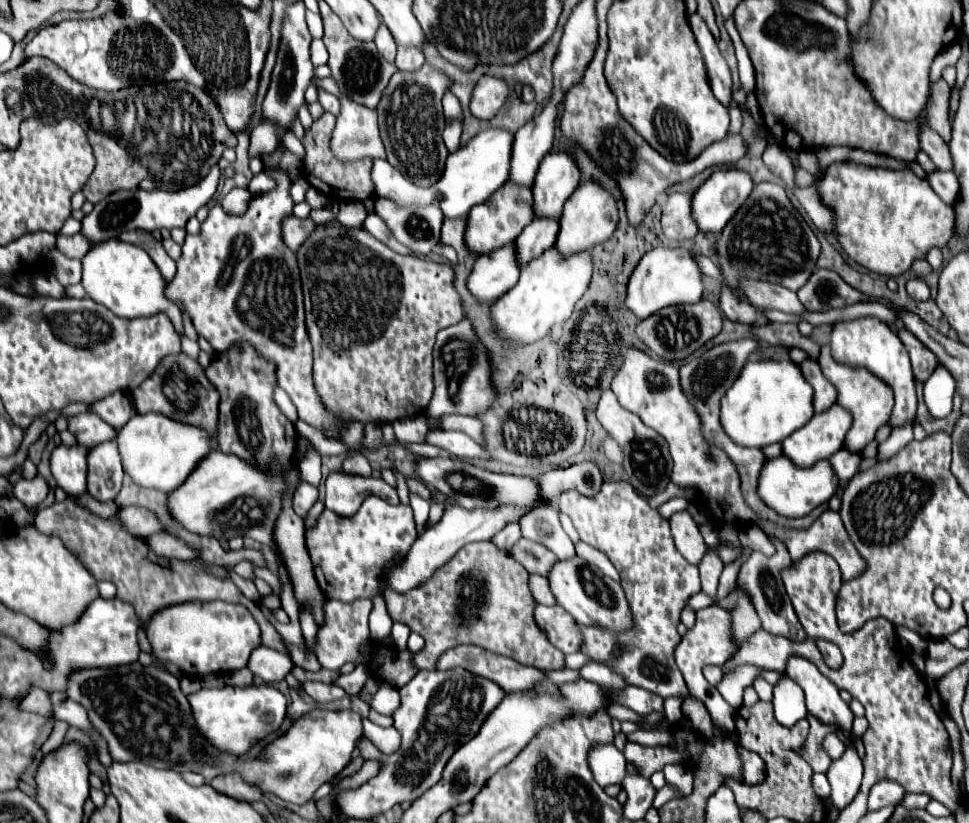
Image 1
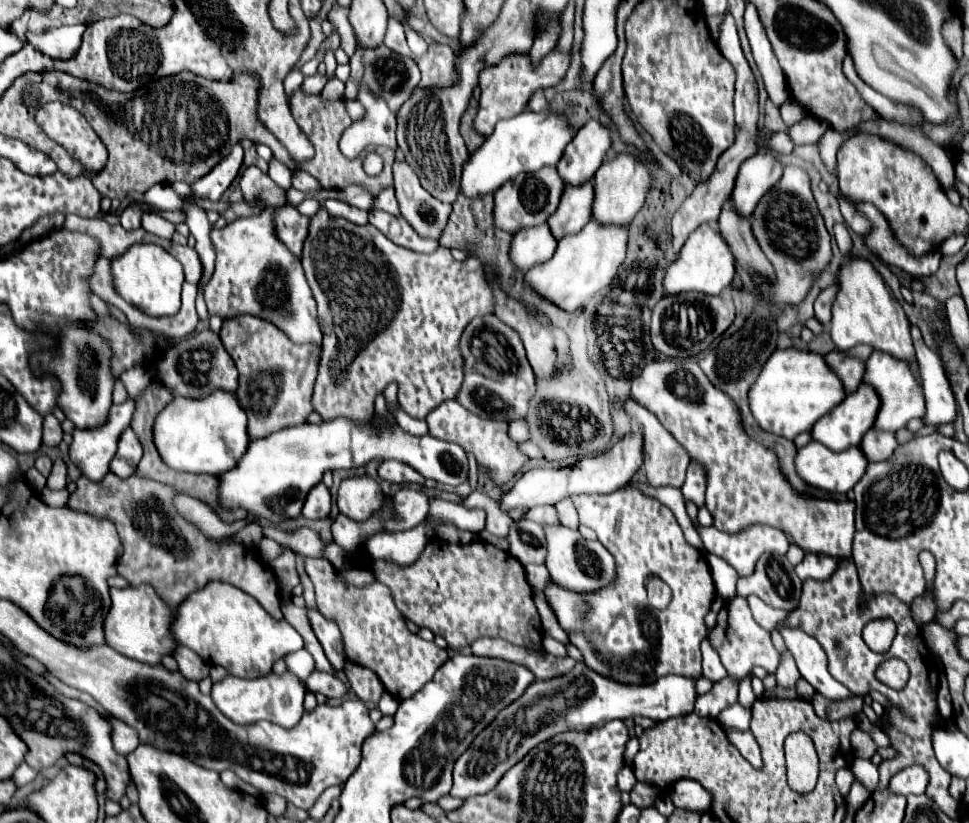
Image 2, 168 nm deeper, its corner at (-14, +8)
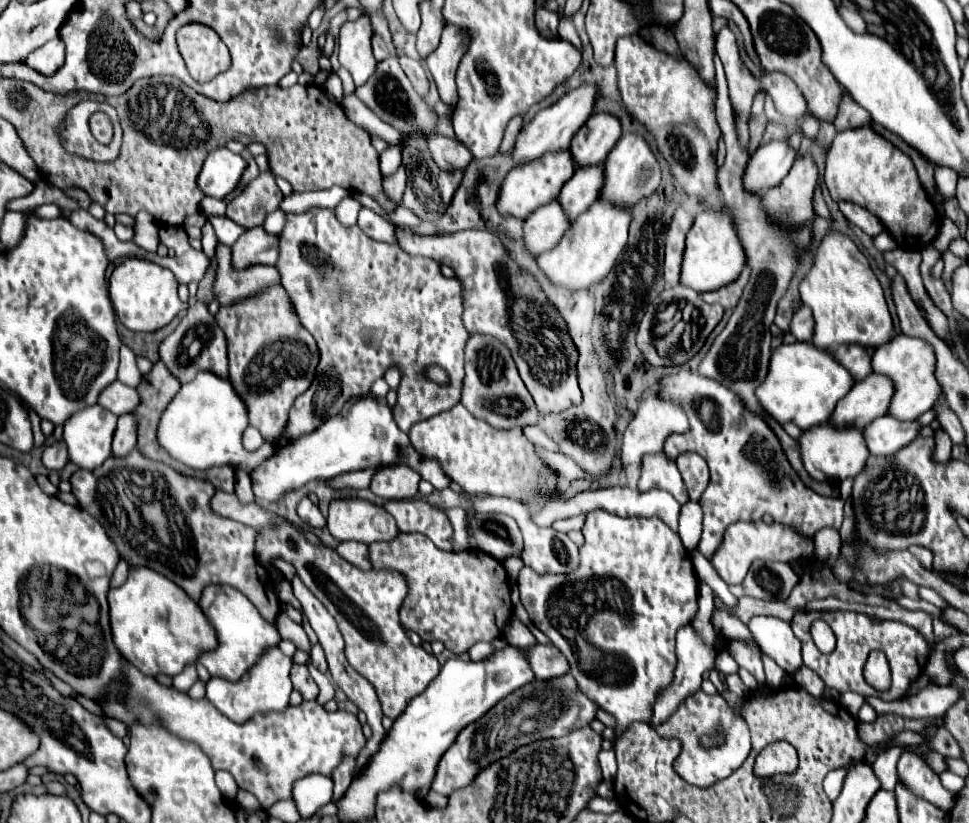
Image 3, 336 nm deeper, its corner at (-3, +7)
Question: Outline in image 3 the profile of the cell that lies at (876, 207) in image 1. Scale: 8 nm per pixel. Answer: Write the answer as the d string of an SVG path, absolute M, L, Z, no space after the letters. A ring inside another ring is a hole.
M869 126L843 130L835 136L827 154L823 180L835 202L849 200L875 214L901 248L923 250L937 236L937 220L929 222L925 218L937 216L937 210L921 186L911 158L875 134Z

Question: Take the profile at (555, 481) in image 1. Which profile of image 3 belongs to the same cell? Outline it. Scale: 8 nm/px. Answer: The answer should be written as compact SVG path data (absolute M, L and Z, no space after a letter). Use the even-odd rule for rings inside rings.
M651 392L647 398L641 400L635 418L629 422L625 436L623 436L623 464L639 464L643 454L657 454L663 450L663 442L671 434L683 434L689 430L687 414L683 414L683 408L679 404L673 404L671 400L665 400L659 396L659 392Z

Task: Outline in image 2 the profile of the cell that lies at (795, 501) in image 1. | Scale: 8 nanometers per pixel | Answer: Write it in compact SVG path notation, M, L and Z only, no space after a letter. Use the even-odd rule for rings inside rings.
M810 441L806 447L798 449L796 453L796 459L794 459L794 465L796 465L796 473L798 477L810 485L810 487L816 487L816 489L822 489L822 491L828 491L828 493L848 493L862 477L862 473L866 471L866 457L862 455L860 447L850 447L846 451L840 451L840 453L834 453L830 449L826 449L822 443L818 441Z

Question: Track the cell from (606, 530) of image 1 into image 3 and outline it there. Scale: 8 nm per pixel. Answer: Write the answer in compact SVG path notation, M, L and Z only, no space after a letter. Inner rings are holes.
M593 510L587 514L583 536L585 544L579 548L581 560L573 572L567 576L535 574L535 570L523 566L517 586L531 622L553 646L563 650L579 690L615 718L615 738L619 738L631 722L647 722L651 718L655 694L671 684L677 666L675 634L697 612L697 576L679 536L659 518L619 518L605 510Z

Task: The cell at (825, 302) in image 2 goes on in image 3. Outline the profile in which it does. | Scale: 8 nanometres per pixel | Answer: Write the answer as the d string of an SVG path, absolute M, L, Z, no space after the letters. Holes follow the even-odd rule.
M801 306L791 320L789 332L797 338L797 340L811 340L813 338L813 316L811 310L807 306Z

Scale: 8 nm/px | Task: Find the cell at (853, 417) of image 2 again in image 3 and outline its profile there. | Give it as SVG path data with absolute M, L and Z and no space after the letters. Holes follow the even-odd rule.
M869 374L865 380L857 382L845 398L839 400L829 422L839 428L867 426L875 418L887 414L893 392L895 386L891 378L885 378L883 374Z

